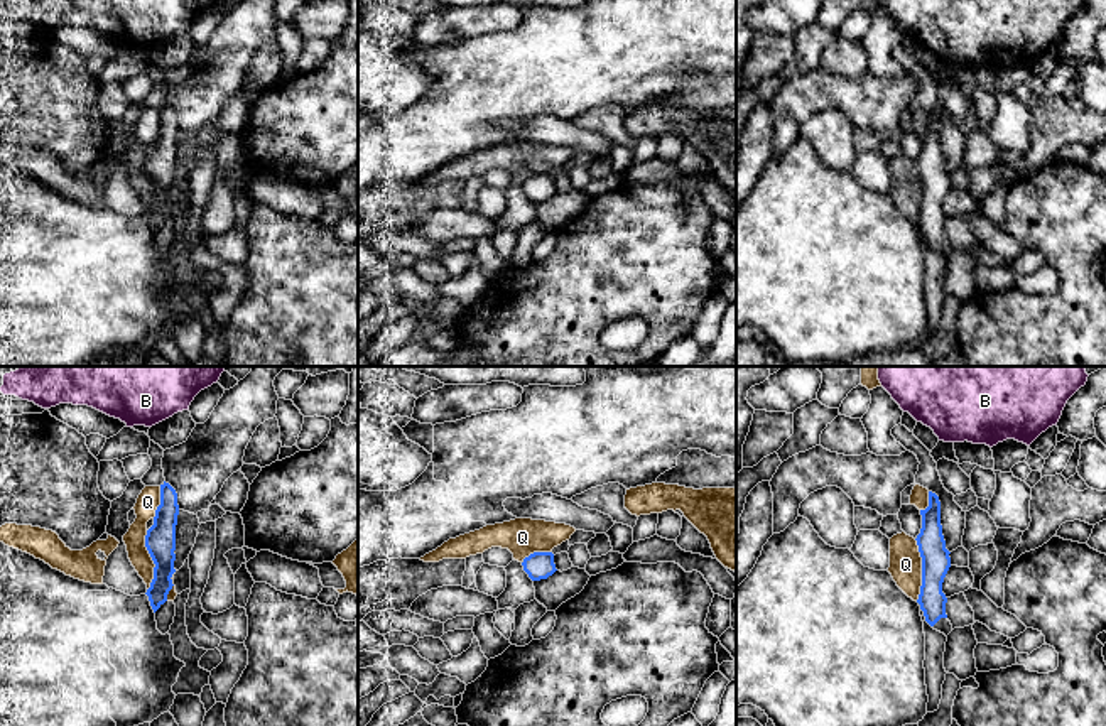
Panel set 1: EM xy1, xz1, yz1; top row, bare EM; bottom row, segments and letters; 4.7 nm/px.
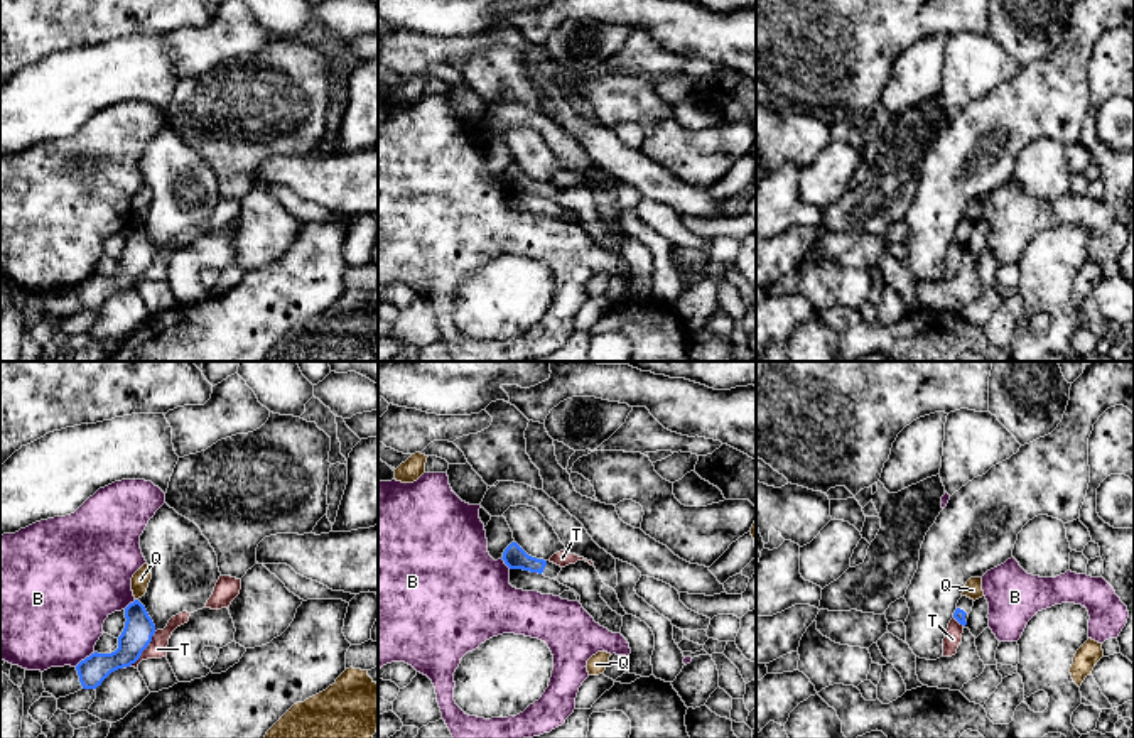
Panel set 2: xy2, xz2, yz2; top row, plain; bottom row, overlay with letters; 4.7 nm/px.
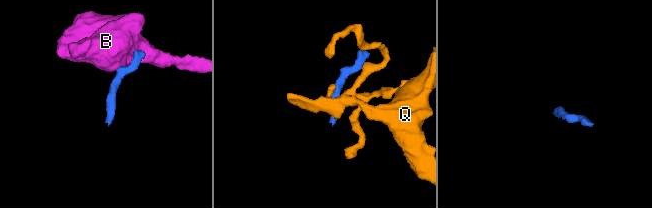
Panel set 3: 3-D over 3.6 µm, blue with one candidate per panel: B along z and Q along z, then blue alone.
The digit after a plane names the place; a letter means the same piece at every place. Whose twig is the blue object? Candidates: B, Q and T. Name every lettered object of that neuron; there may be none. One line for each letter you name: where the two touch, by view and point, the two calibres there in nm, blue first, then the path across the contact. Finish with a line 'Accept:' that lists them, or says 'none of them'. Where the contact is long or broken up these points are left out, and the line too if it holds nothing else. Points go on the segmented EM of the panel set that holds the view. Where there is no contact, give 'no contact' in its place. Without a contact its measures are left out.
Accept: none of them

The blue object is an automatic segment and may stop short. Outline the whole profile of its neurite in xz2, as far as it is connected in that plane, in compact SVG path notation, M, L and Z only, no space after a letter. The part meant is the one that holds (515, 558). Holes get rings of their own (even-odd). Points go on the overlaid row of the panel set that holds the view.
M511 542L505 552L503 557L505 564L510 569L523 569L523 571L530 571L530 572L538 572L543 574L545 578L555 579L559 572L562 571L560 566L550 562L550 561L543 561L543 559L537 559L528 556L516 542Z

